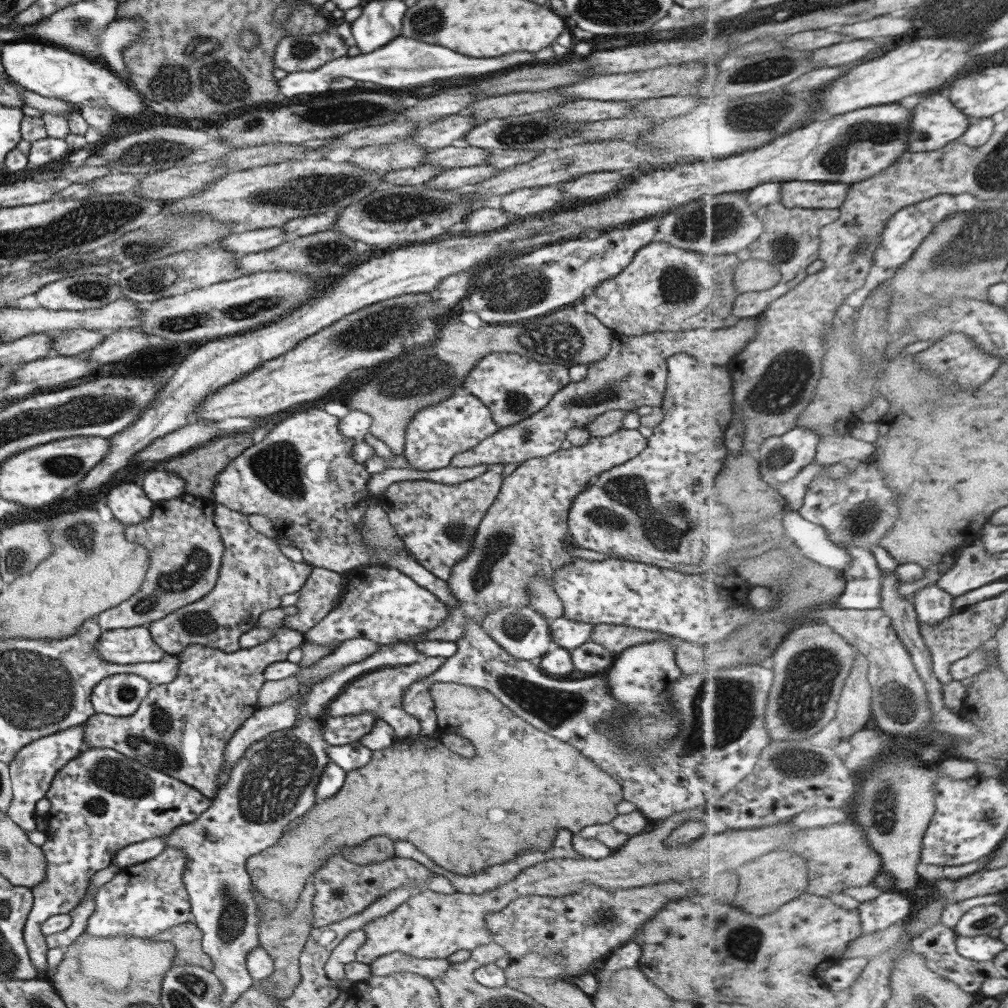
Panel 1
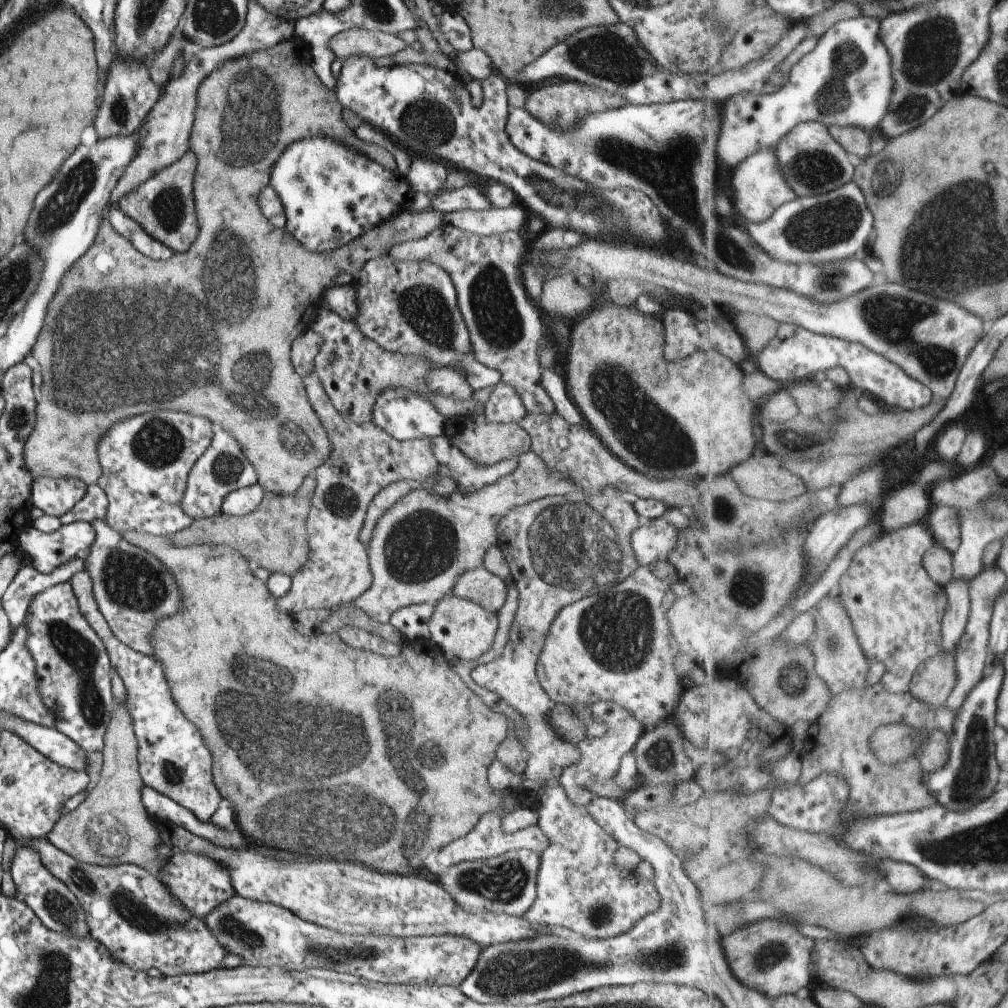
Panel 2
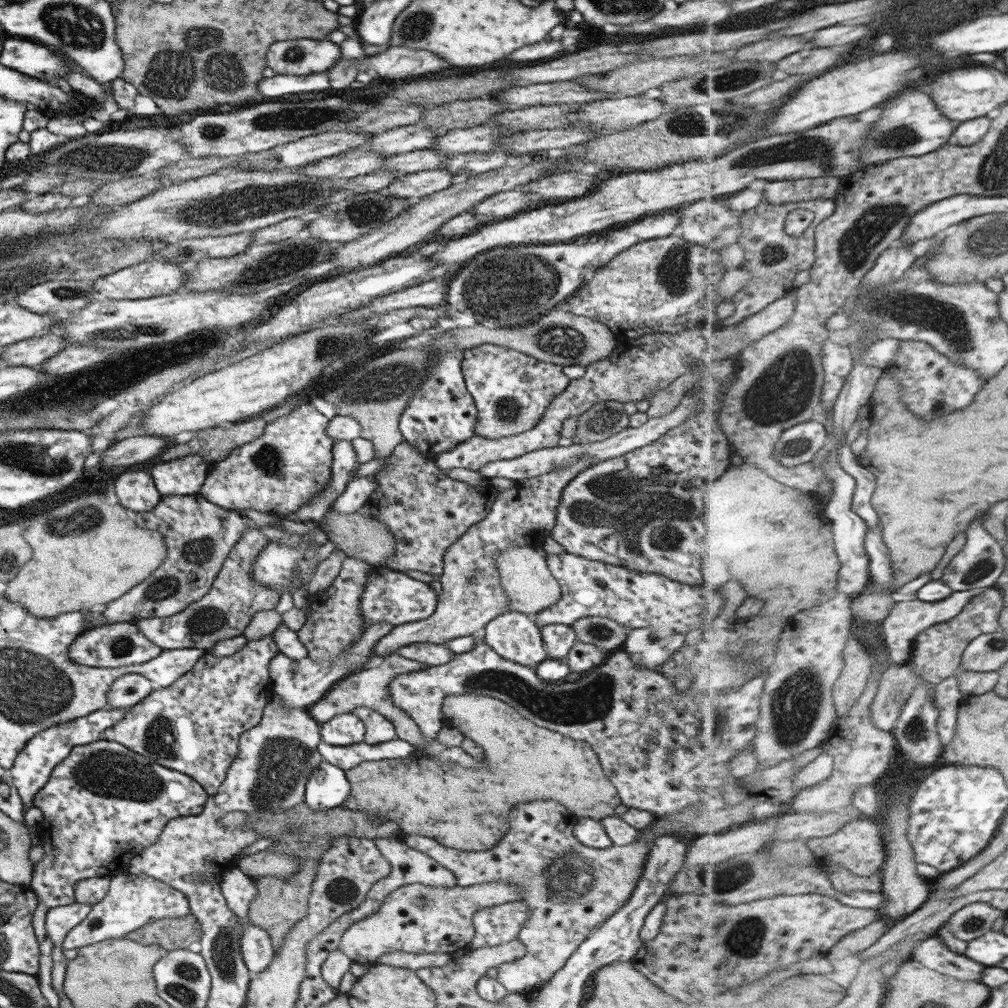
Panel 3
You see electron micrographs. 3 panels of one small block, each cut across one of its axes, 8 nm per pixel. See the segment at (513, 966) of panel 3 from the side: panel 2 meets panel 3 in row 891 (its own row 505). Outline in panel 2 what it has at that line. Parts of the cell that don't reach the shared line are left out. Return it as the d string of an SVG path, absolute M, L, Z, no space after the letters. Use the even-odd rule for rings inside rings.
M576 490L568 496L553 494L553 497L535 498L531 502L512 508L499 520L496 545L509 566L509 574L518 592L518 605L501 654L487 664L474 667L470 677L475 684L505 700L505 704L511 706L523 718L523 724L516 724L513 734L517 744L526 753L526 767L523 772L525 779L537 781L541 785L558 780L561 772L580 758L577 744L571 746L569 742L559 738L549 726L547 714L551 710L556 712L559 707L550 700L537 682L535 662L543 648L547 630L561 608L588 595L597 594L605 590L606 586L621 583L638 567L637 560L633 558L629 536L639 523L640 519L633 510L631 500L621 494L606 491L589 496L586 492Z

